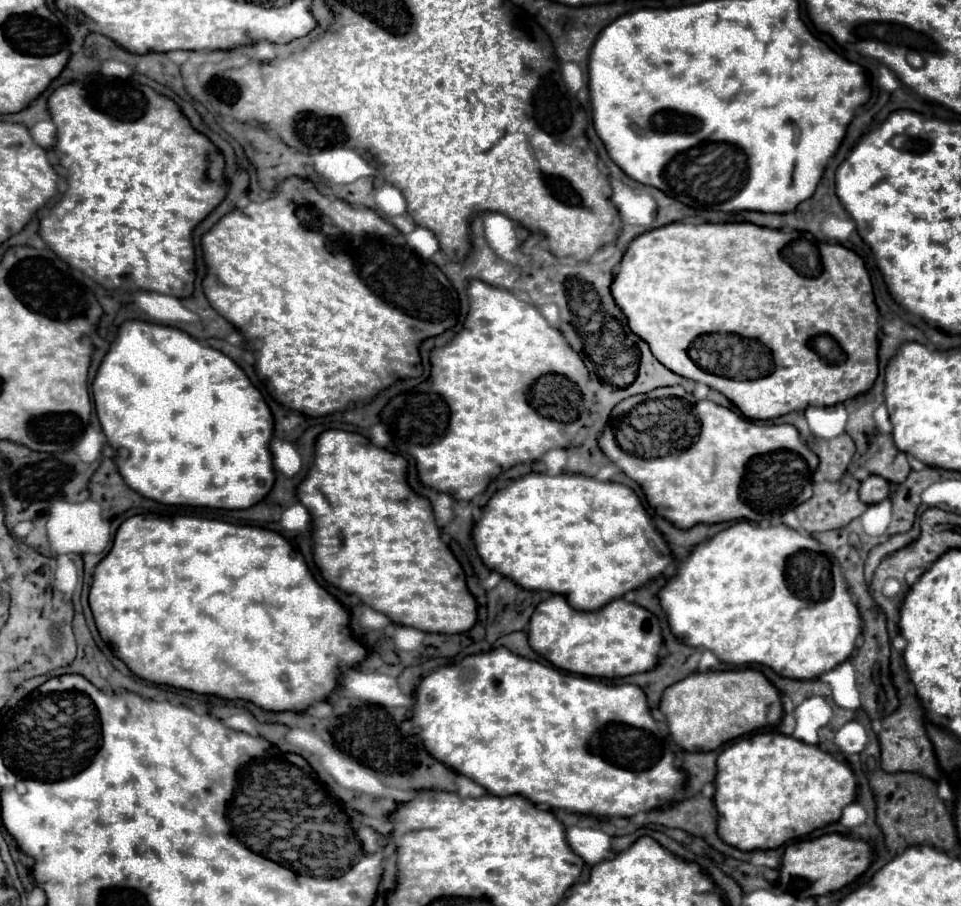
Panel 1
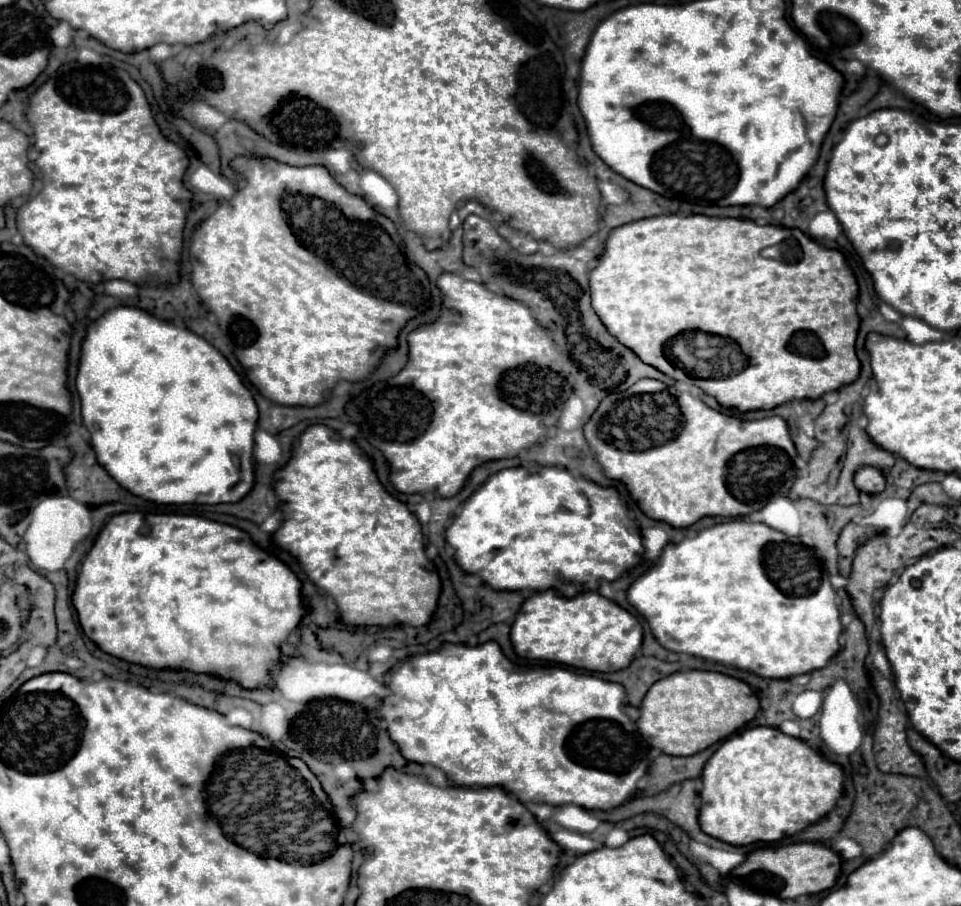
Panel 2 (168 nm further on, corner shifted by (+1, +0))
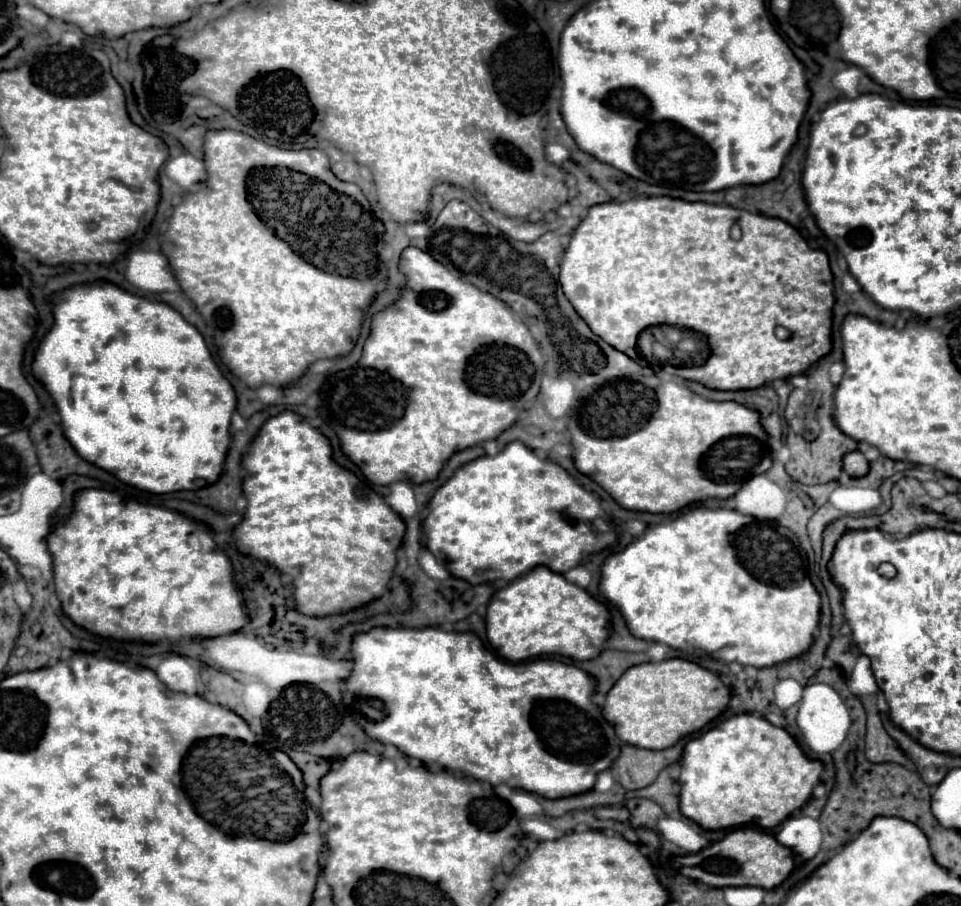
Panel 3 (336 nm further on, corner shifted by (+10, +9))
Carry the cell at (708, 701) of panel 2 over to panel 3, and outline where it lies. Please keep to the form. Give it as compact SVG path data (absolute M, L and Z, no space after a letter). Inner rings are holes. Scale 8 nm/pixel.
M671 658L665 662L647 662L629 668L609 690L603 714L615 726L617 736L627 744L663 750L675 746L683 736L701 730L705 724L723 714L729 700L731 690L715 672L683 658Z

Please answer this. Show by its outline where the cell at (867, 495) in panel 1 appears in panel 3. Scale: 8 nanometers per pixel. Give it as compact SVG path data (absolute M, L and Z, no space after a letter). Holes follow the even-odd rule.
M855 450L855 452L845 454L845 458L843 458L843 470L851 478L861 478L861 476L869 474L869 462L865 460L865 456L859 450Z

